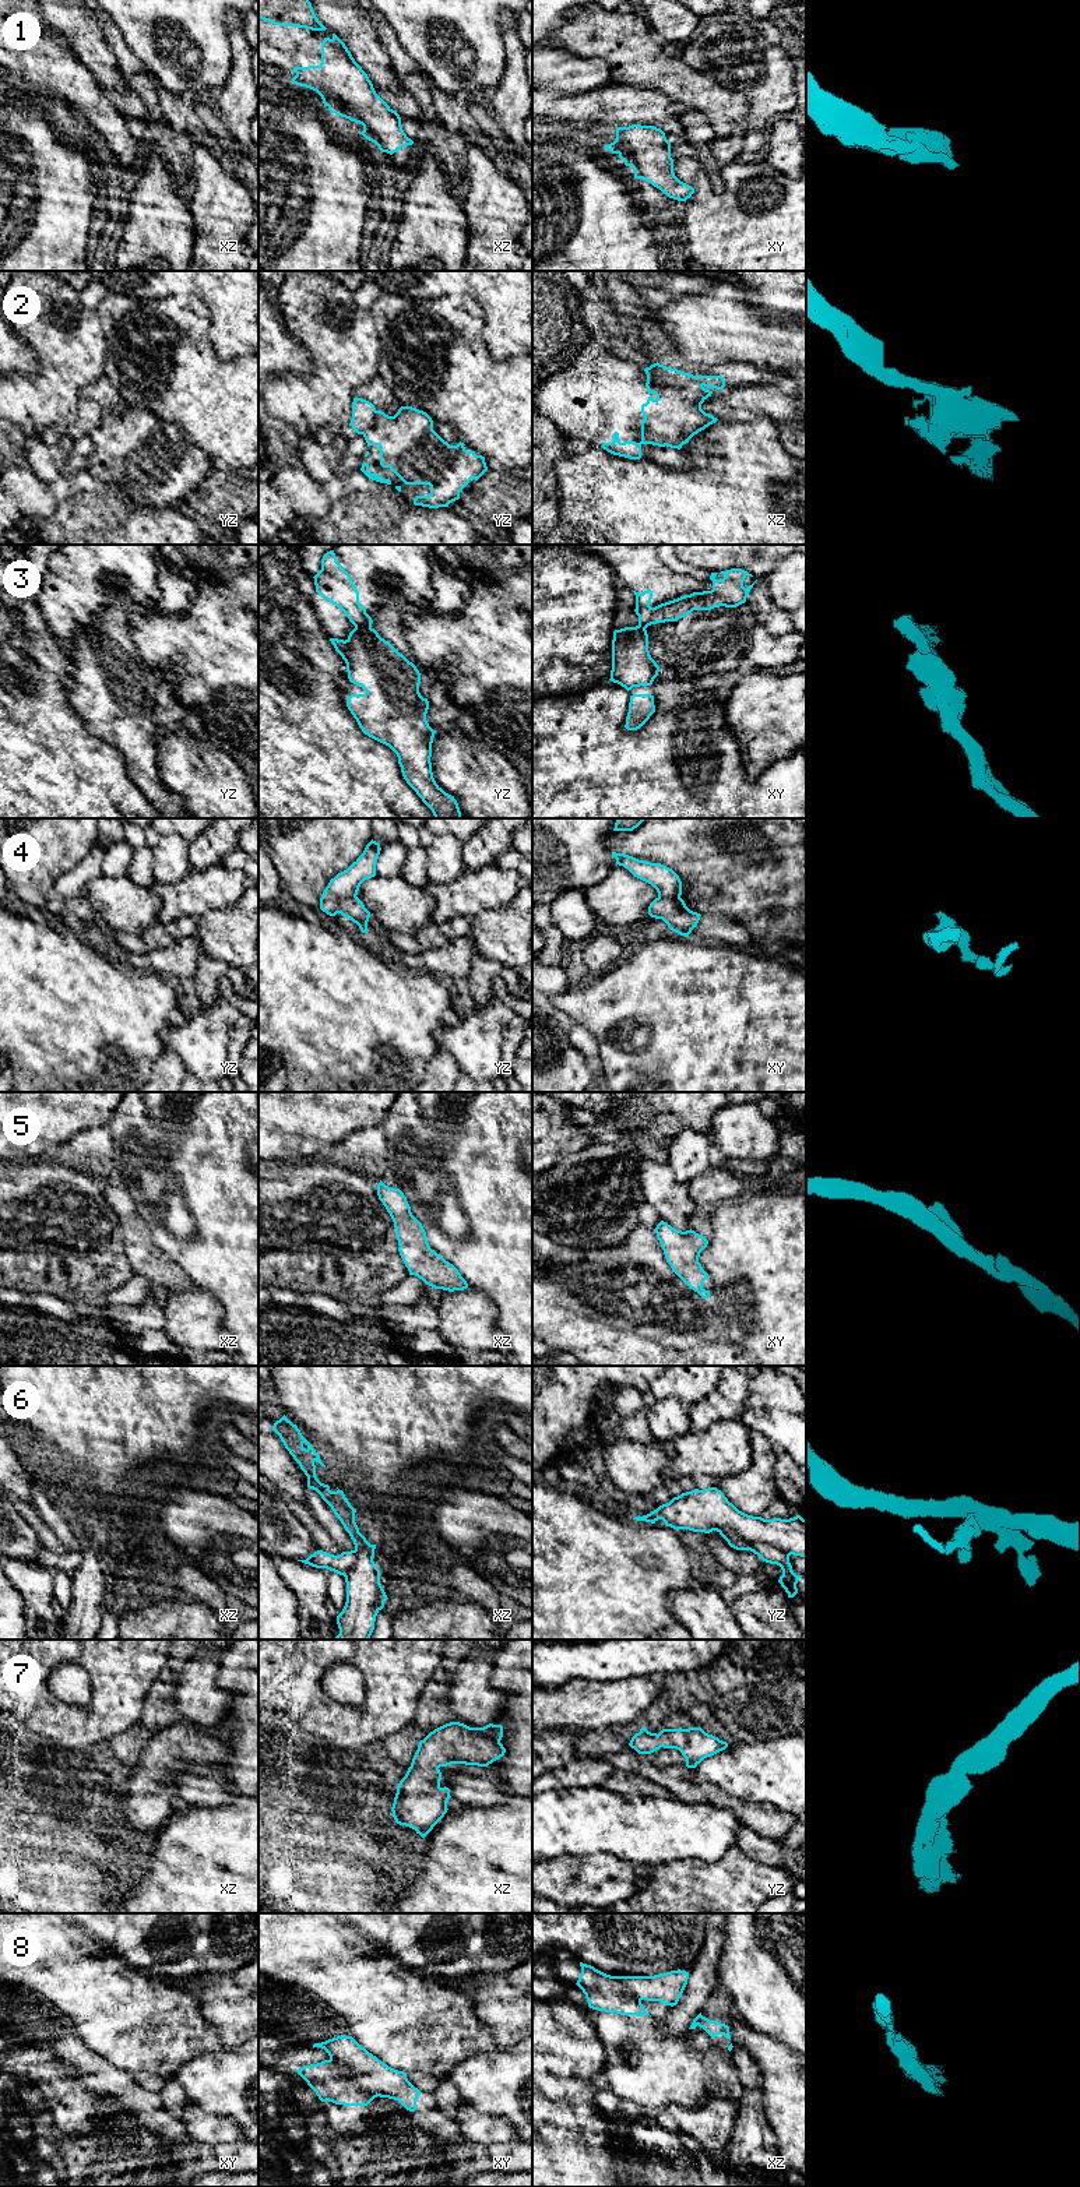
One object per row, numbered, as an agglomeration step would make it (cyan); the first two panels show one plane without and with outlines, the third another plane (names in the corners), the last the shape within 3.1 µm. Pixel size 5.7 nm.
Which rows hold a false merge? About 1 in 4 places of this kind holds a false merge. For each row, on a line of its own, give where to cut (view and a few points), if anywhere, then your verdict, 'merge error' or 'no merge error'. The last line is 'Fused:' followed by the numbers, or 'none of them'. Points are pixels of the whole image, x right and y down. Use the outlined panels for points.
1: cut none; no merge error
2: cut xz (647, 374), (655, 379), (683, 383), (697, 381), (702, 386); merge error
3: cut yz (355, 626), (370, 627); merge error
4: cut yz (355, 895), (345, 897), (338, 904), (337, 912); merge error
5: cut none; no merge error
6: cut yz (718, 1531), (728, 1529), (750, 1542), (767, 1542), (790, 1555); merge error
7: cut none; no merge error
8: cut xy (330, 2059), (343, 2063), (348, 2068), (348, 2077), (376, 2096); merge error
Fused: 2, 3, 4, 6, 8

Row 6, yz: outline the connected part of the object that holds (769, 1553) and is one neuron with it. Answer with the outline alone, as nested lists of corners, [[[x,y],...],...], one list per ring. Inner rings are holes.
[[[721,1529],[720,1535],[728,1542],[731,1547],[736,1550],[750,1550],[763,1561],[780,1566],[782,1575],[780,1577],[778,1582],[788,1593],[788,1598],[794,1598],[798,1593],[796,1584],[802,1575],[796,1575],[792,1571],[792,1566],[789,1563],[791,1554],[766,1542],[746,1542],[728,1529]]]

